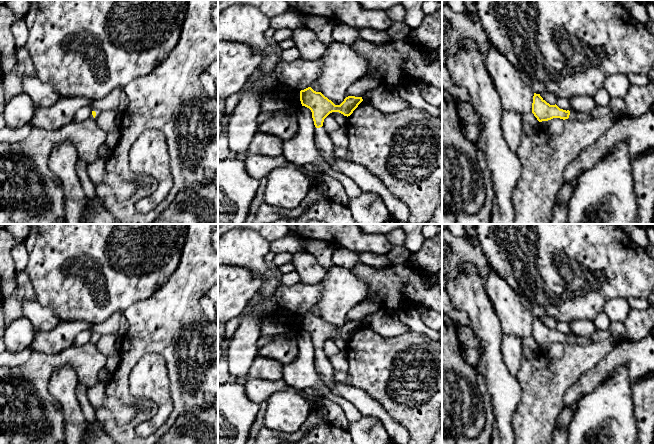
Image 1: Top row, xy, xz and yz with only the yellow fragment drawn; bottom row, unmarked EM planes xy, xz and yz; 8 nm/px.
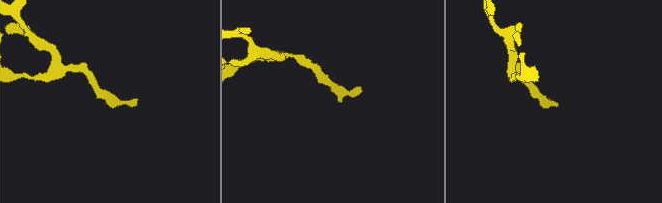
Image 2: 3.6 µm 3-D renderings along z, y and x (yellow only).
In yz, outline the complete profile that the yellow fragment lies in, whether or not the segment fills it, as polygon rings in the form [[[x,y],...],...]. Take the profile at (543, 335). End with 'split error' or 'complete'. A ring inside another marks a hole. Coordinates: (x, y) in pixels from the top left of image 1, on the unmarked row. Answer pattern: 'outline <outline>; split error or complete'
outline [[[534,317],[533,320],[532,337],[539,346],[548,345],[553,342],[560,342],[563,344],[570,342],[584,345],[592,343],[588,337],[580,337],[573,333],[566,335],[560,333],[556,328],[550,329],[540,320],[540,318],[536,317]]]; split error

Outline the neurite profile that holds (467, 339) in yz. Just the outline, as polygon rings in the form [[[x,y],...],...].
[[[459,325],[456,327],[457,337],[462,350],[468,348],[478,348],[480,341],[475,336],[473,330],[469,326]]]

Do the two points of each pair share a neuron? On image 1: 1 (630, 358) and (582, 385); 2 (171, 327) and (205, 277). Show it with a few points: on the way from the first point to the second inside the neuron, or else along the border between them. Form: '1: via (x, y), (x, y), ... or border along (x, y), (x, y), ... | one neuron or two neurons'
1: via (618, 358), (594, 377) | one neuron
2: via (172, 315), (174, 308), (193, 289) | one neuron

